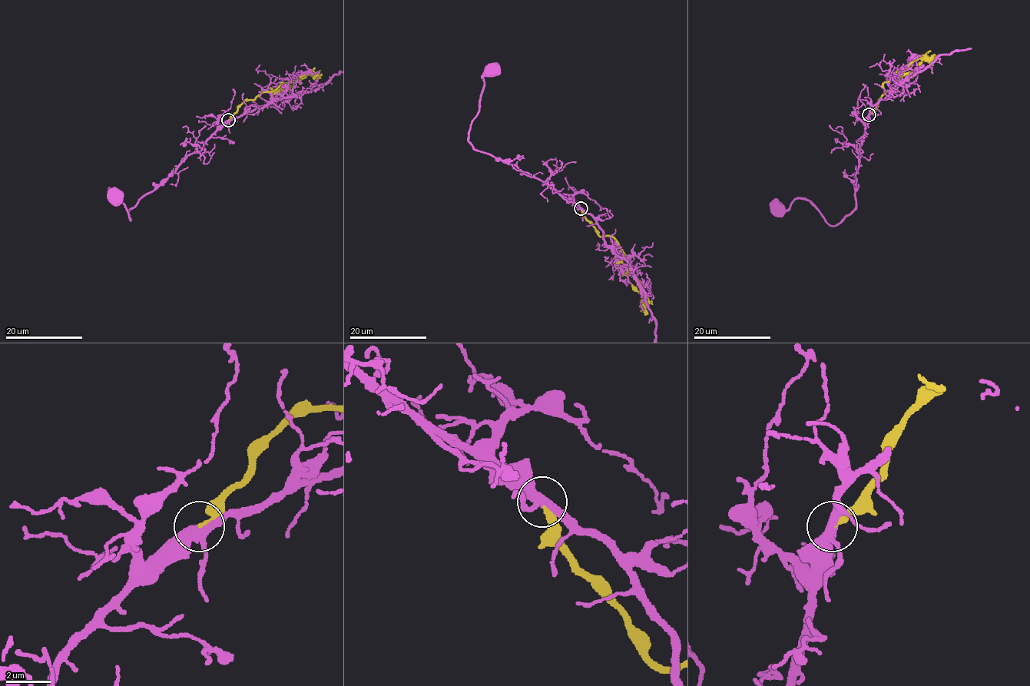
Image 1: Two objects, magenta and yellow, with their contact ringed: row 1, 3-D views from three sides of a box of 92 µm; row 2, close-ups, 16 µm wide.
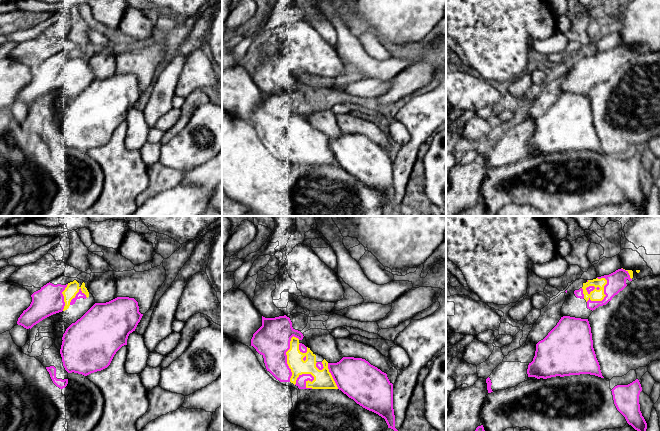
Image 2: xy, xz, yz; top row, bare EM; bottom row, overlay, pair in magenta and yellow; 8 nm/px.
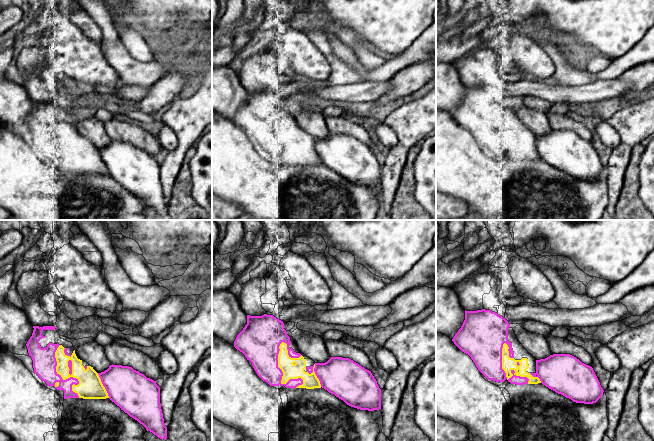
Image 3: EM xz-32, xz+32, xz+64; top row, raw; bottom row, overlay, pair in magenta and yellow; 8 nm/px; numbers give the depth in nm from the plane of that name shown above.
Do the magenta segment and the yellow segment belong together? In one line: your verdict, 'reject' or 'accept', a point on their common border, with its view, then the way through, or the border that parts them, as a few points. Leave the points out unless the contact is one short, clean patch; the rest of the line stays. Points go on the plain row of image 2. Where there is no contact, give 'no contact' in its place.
reject; contact xz (286, 134)

